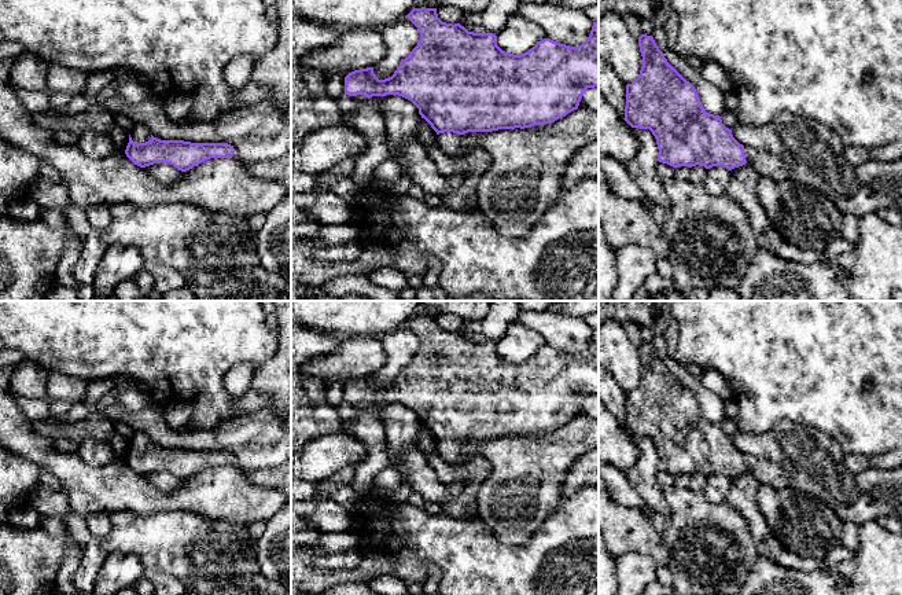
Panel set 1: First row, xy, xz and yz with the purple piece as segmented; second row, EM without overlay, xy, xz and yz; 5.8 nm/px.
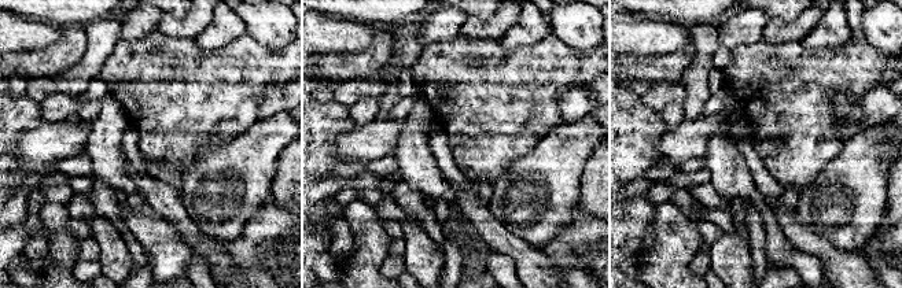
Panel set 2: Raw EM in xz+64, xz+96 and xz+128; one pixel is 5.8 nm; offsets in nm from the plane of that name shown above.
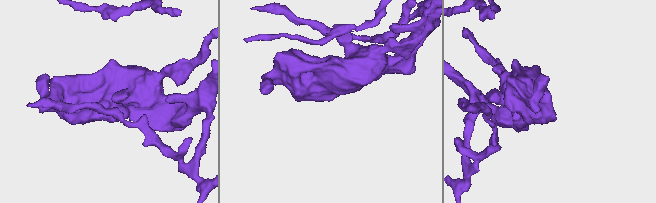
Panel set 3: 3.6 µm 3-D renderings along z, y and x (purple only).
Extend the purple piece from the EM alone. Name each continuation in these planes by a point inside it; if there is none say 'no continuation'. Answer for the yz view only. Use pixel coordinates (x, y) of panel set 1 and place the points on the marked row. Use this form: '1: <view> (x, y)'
1: yz (765, 164)

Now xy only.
1: xy (140, 135)

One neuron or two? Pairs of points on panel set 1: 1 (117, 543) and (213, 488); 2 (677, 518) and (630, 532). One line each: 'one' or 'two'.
1: two
2: two

